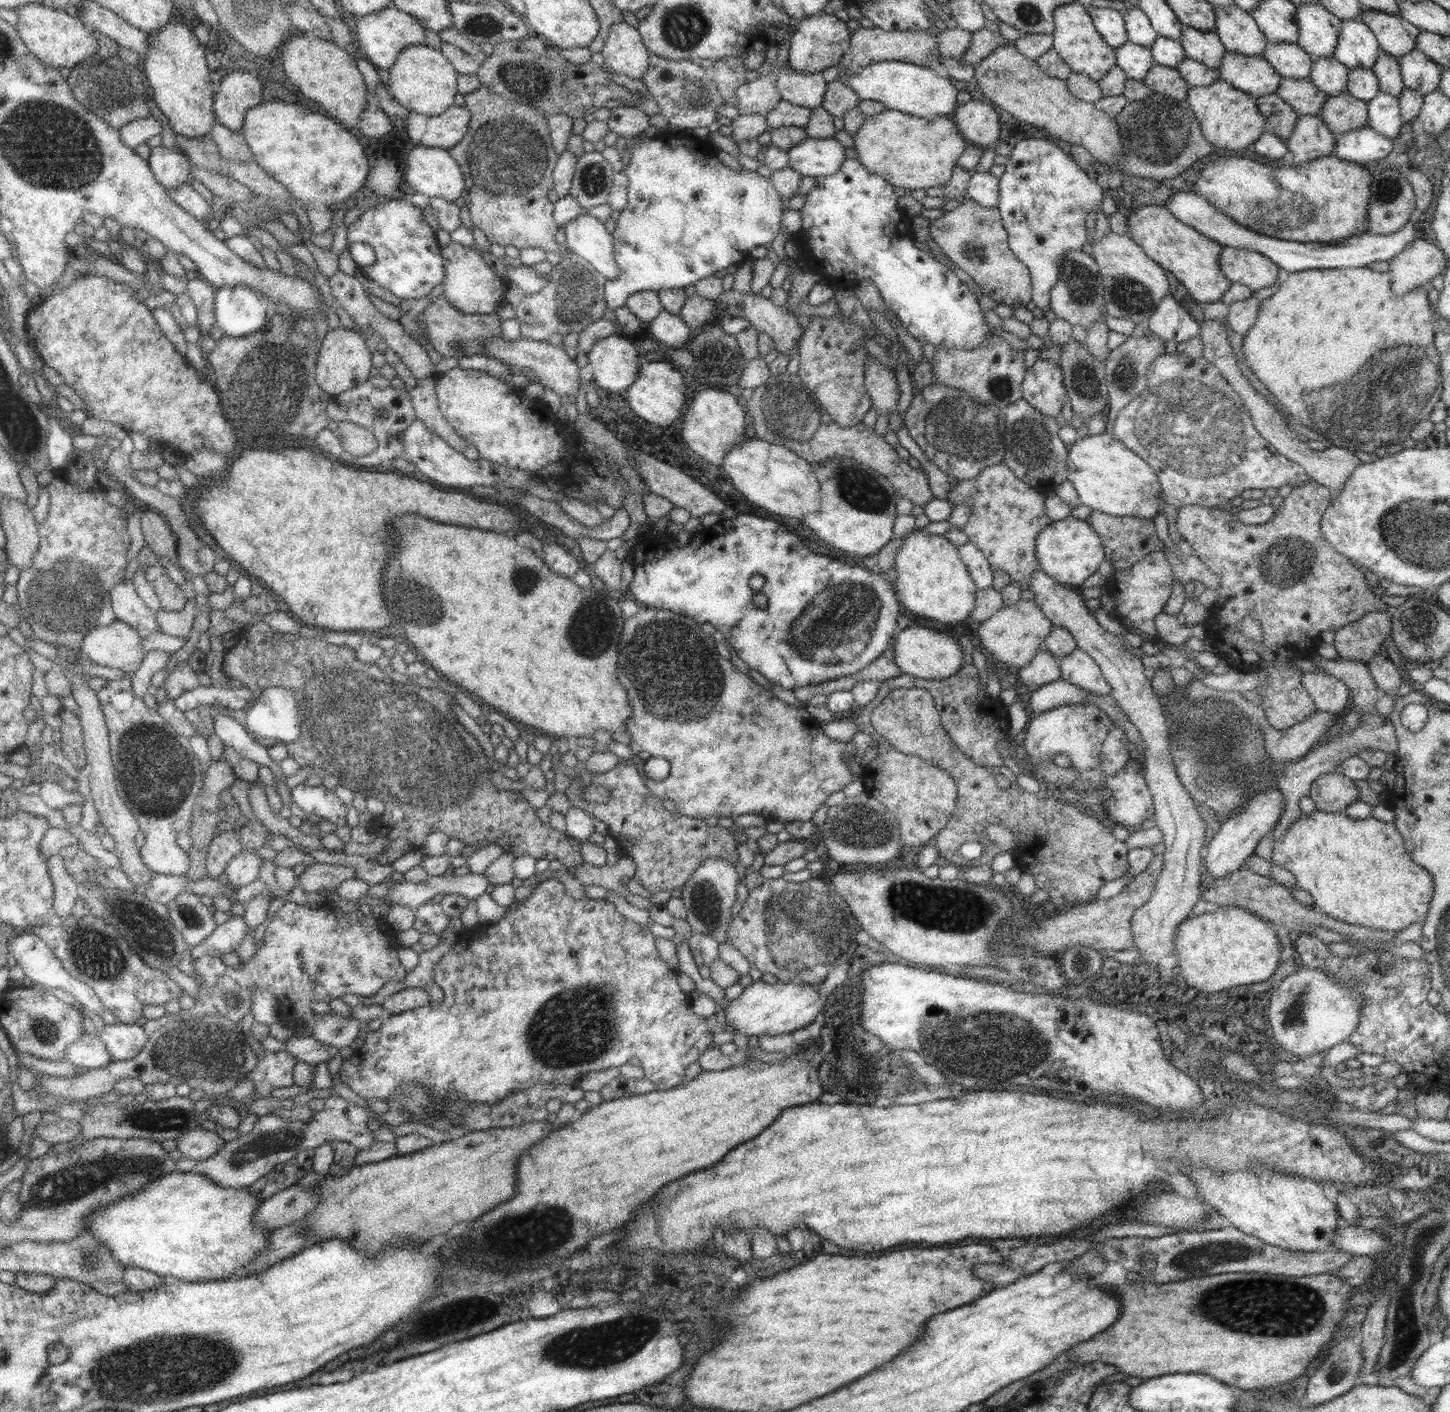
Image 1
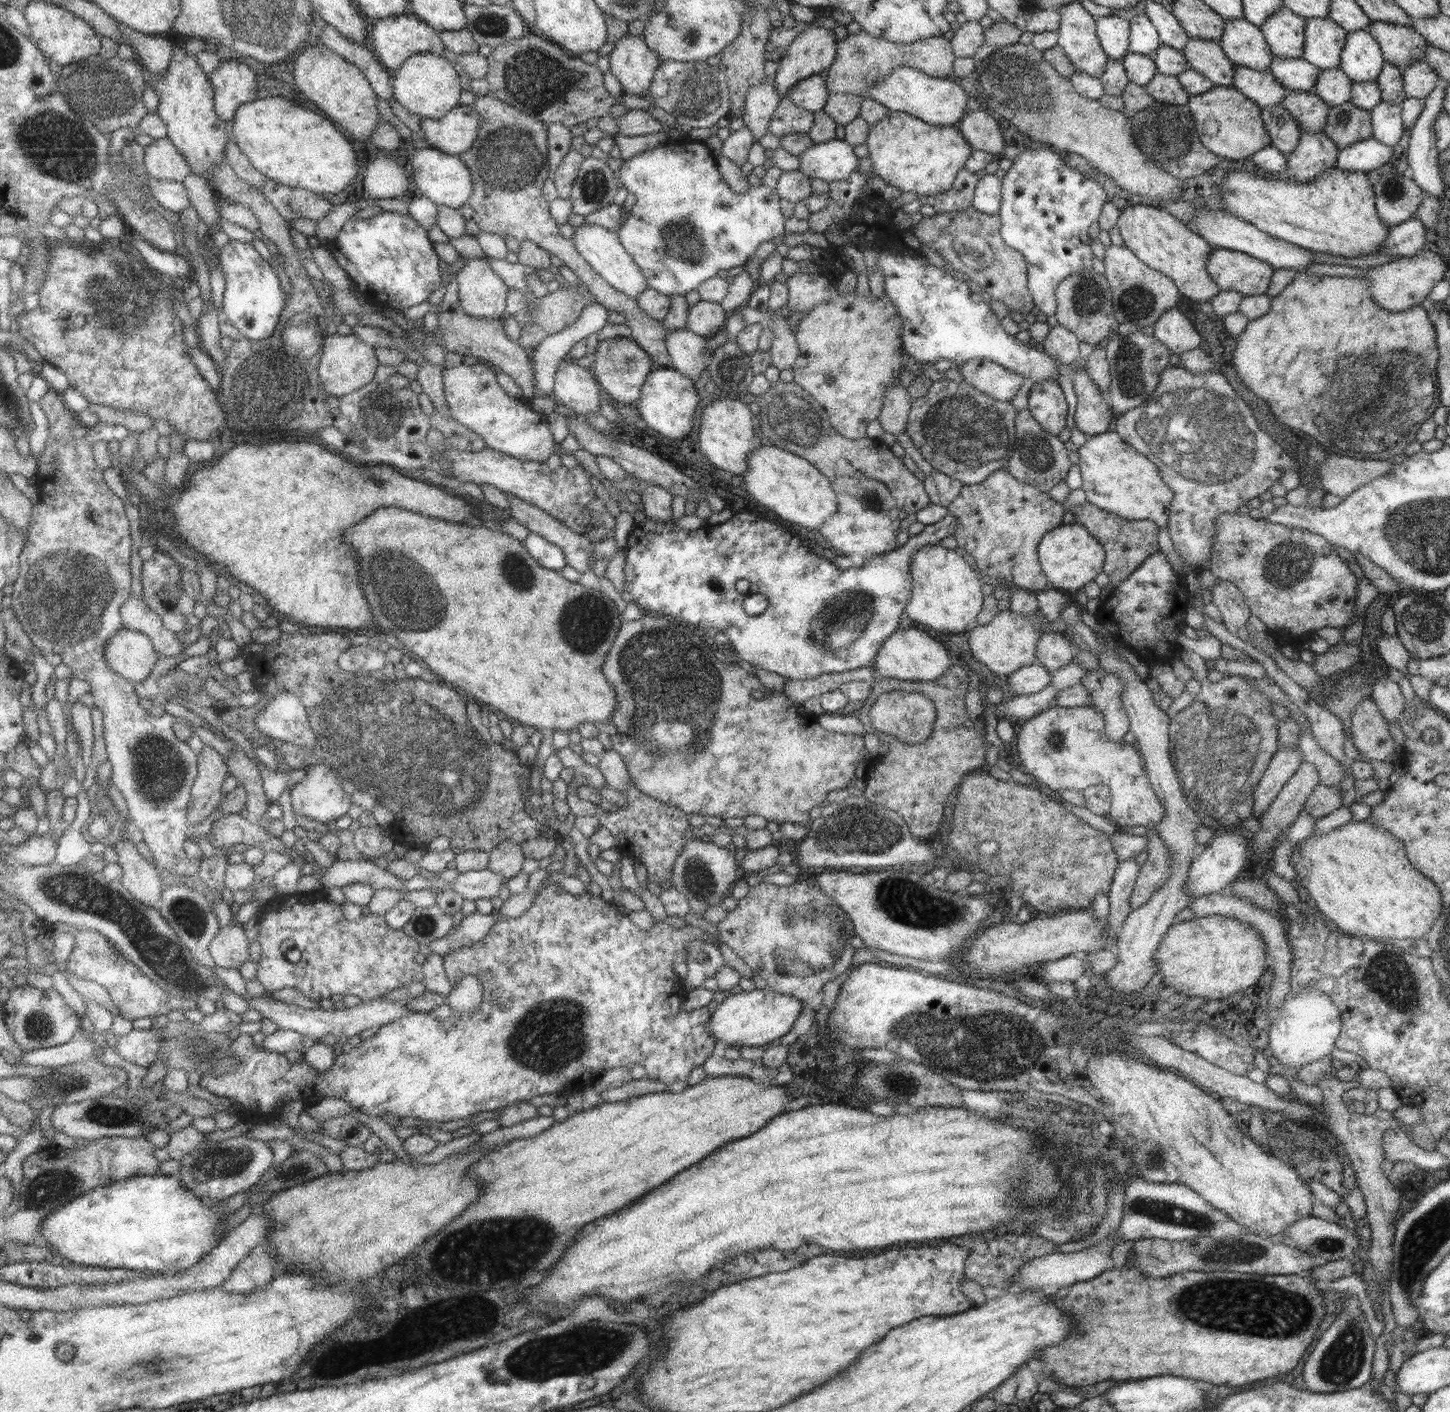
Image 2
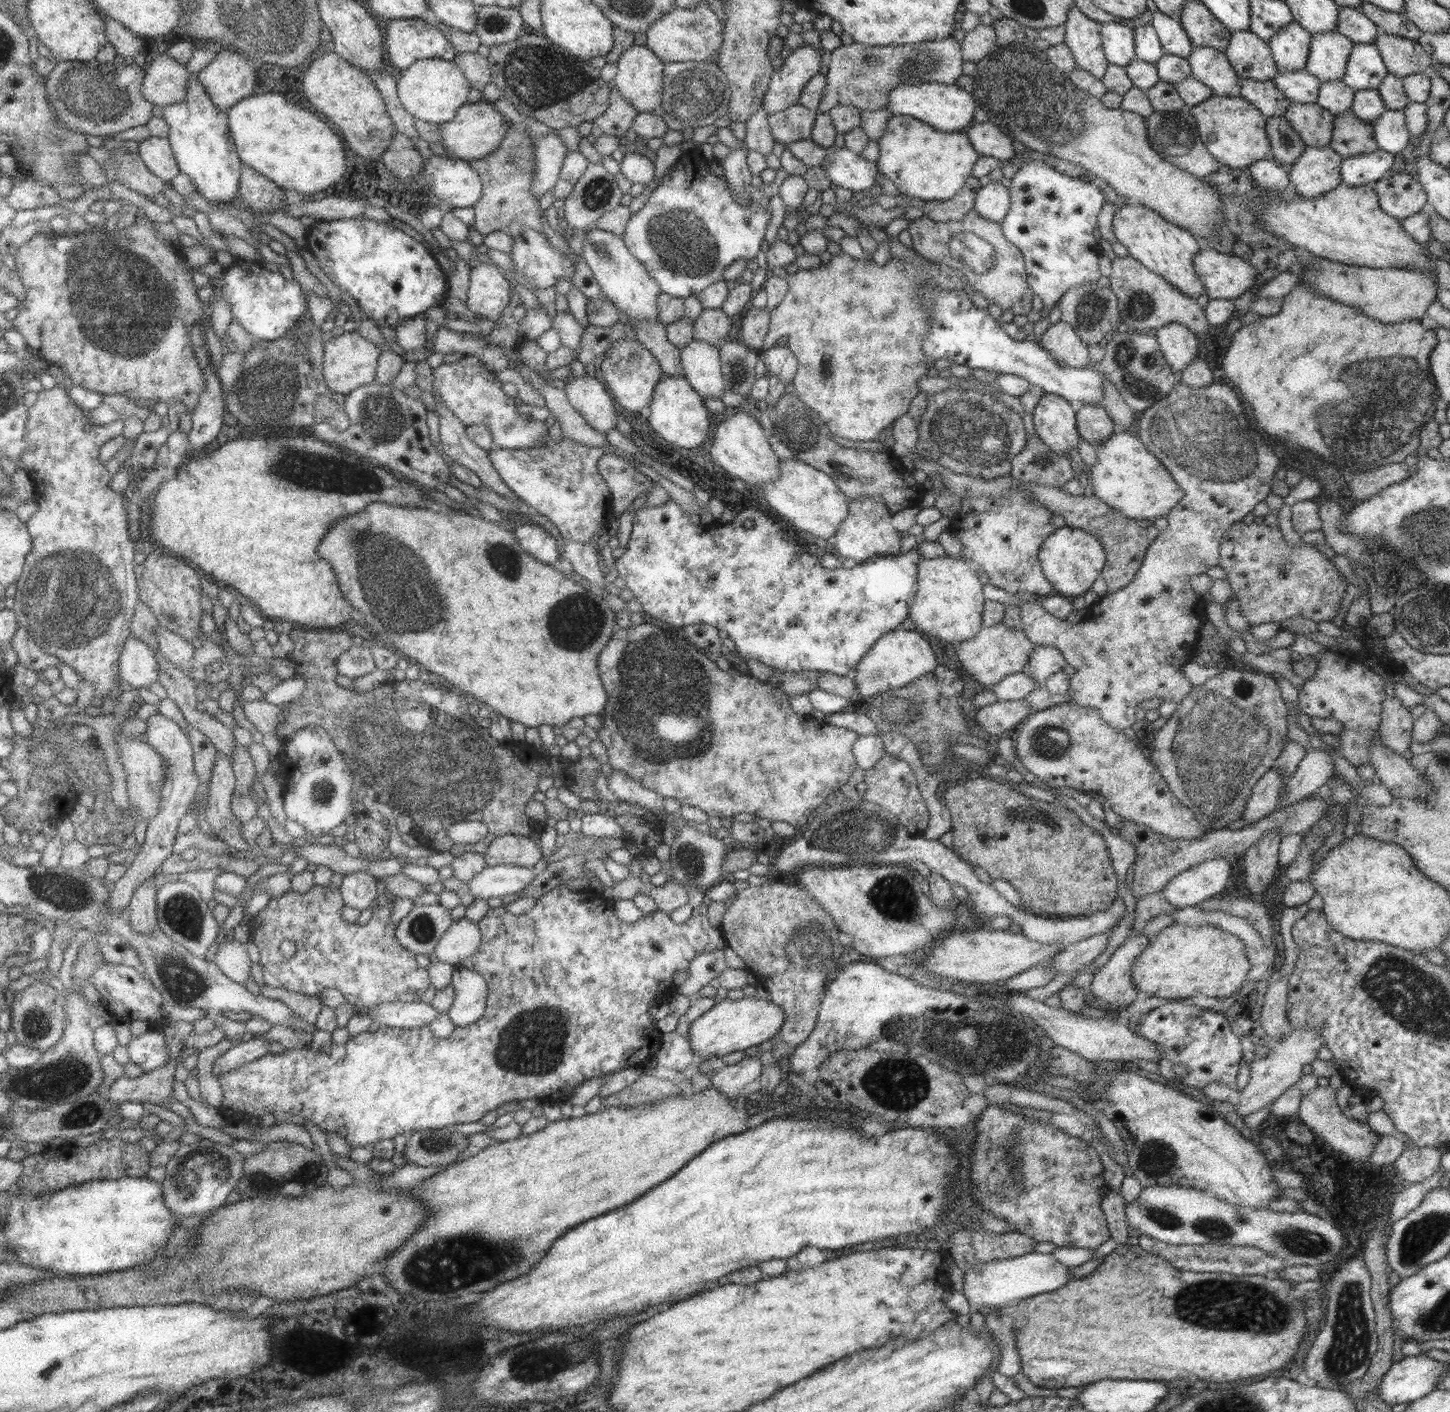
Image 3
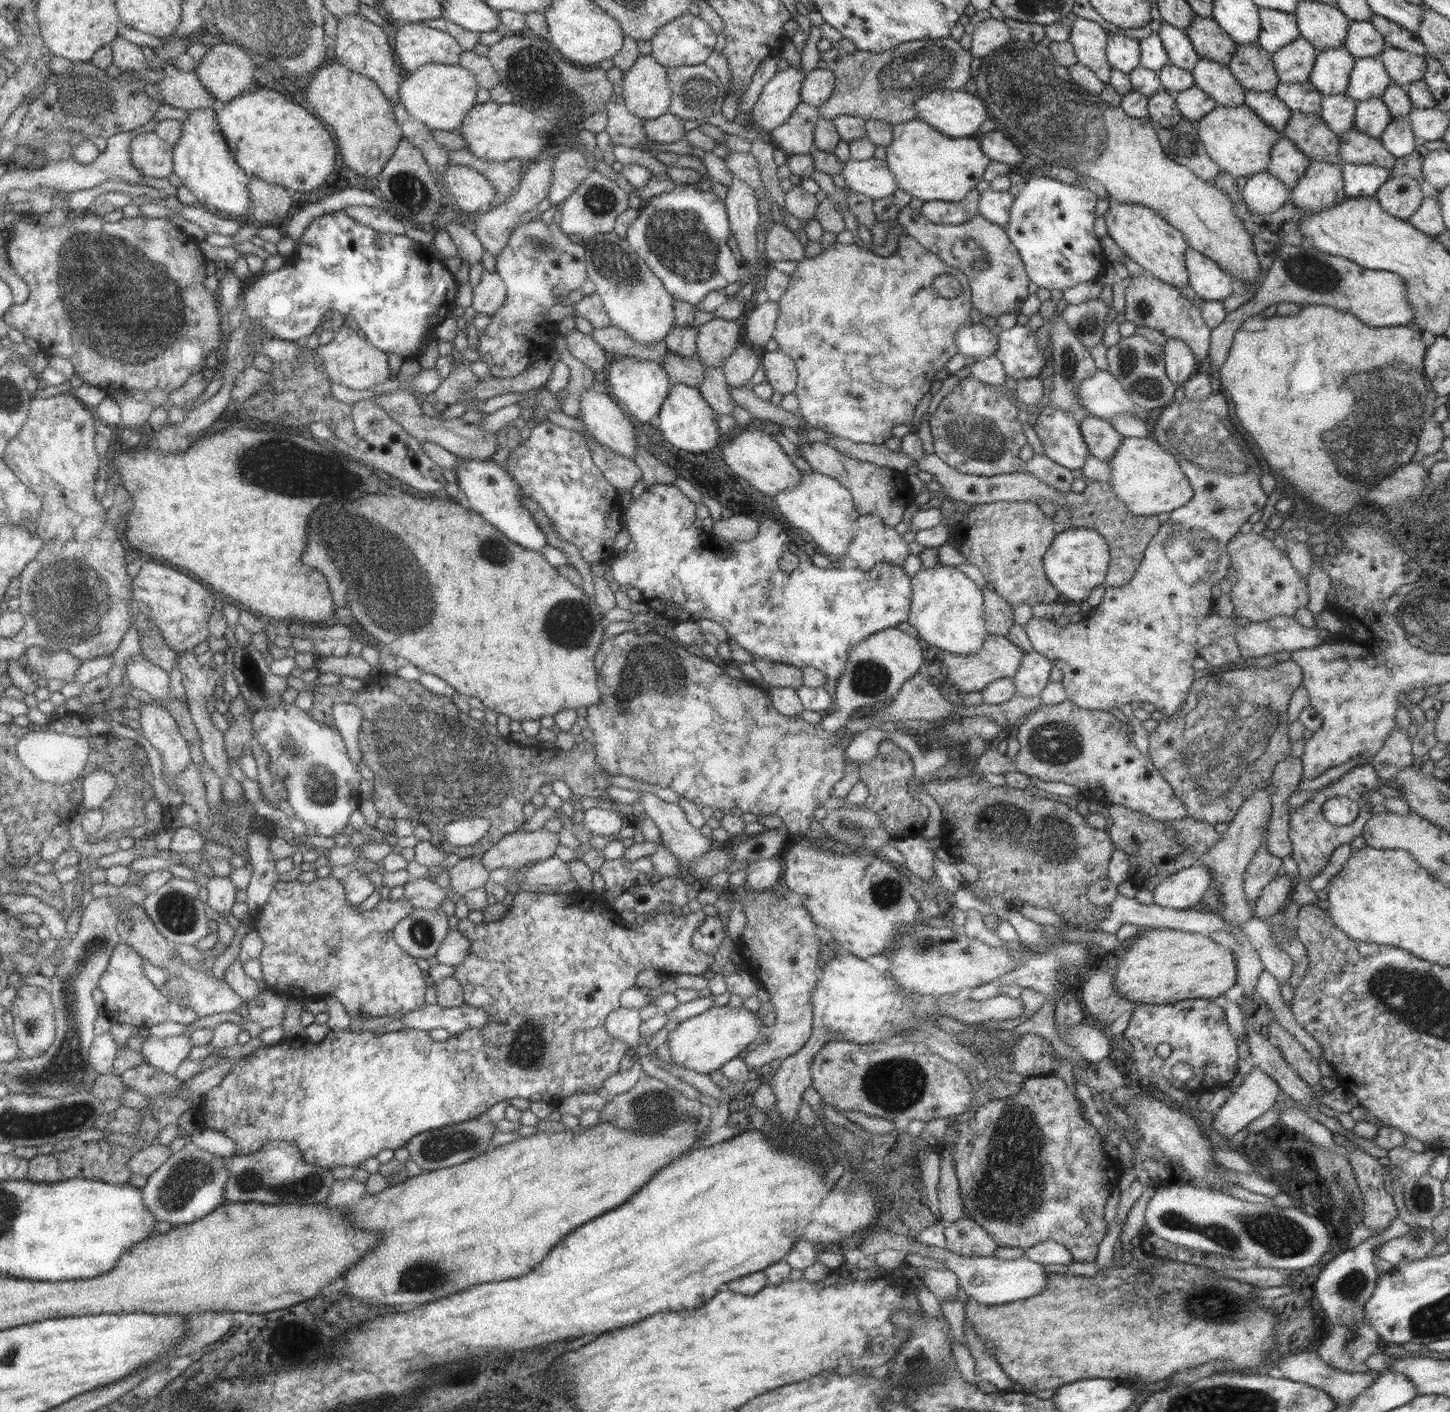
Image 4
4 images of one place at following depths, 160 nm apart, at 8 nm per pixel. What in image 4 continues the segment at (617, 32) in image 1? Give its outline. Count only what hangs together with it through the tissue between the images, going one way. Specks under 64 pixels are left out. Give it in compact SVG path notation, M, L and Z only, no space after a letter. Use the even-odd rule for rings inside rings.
M639 54L619 84L626 109L641 120L657 118L668 111L670 88L666 67L650 54Z

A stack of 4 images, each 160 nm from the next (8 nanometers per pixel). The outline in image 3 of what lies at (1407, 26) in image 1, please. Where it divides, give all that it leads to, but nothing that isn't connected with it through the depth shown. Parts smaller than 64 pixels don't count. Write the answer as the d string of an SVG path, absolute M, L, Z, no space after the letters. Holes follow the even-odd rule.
M1379 32L1374 45L1387 72L1397 78L1402 79L1410 74L1427 72L1433 63L1431 56L1421 48L1417 40Z

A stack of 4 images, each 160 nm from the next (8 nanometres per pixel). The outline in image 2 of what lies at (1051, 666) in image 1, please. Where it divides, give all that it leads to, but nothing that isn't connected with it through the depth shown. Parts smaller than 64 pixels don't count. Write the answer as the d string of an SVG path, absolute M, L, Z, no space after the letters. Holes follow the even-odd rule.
M1031 664L1006 675L1006 683L1014 695L1027 696L1050 684L1052 673L1039 664Z

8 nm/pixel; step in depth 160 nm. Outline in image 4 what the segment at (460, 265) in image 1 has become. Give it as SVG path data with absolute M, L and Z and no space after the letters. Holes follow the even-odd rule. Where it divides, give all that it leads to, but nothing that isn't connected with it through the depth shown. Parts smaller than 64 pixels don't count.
M483 269L479 283L472 289L471 308L474 308L477 314L490 317L504 303L505 297L506 288L500 276Z

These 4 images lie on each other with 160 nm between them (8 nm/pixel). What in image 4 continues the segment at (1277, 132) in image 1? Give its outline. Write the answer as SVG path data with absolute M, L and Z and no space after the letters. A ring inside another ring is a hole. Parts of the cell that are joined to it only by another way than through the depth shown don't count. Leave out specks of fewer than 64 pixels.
M1280 132L1280 139L1276 140L1269 153L1269 165L1265 171L1290 190L1297 184L1299 177L1303 176L1309 162L1307 156Z

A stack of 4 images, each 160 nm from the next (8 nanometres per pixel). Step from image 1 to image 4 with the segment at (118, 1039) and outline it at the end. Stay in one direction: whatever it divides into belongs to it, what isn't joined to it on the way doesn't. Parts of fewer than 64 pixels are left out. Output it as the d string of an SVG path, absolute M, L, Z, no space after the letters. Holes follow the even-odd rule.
M181 1033L167 1038L149 1035L143 1041L140 1053L144 1056L145 1063L173 1075L177 1065L189 1054L191 1047L187 1034Z

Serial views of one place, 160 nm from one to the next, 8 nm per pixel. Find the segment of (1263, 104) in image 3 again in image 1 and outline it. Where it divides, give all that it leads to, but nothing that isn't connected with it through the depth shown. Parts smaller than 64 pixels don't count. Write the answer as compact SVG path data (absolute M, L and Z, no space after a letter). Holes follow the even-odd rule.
M1225 52L1218 70L1218 78L1227 82L1233 88L1246 92L1253 98L1259 98L1272 92L1275 93L1281 77L1262 56L1243 56L1236 52Z

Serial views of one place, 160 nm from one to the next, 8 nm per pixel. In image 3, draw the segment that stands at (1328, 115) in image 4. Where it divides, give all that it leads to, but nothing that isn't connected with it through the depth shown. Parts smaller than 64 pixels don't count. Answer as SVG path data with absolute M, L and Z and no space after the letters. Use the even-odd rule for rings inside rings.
M1341 79L1321 82L1315 104L1337 116L1352 106L1355 91L1343 84Z

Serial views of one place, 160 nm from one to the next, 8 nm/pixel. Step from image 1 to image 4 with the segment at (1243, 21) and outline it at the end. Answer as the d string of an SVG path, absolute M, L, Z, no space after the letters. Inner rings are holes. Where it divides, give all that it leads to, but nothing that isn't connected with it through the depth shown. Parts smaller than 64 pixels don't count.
M1257 41L1237 44L1227 67L1244 91L1265 92L1274 90L1280 83L1271 55Z

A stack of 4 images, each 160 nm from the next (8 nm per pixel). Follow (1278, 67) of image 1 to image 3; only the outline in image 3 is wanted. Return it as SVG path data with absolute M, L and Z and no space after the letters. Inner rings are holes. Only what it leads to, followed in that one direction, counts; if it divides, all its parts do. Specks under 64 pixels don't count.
M1305 69L1277 71L1272 81L1287 100L1299 104L1315 102L1321 84L1319 79Z

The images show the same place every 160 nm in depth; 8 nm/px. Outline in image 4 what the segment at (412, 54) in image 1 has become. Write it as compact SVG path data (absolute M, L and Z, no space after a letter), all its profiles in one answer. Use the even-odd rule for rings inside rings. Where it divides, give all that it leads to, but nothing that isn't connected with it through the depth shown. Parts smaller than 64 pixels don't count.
M433 64L420 66L415 72L405 74L398 83L400 104L415 120L422 122L431 130L446 130L457 133L463 119L474 106L477 81L466 68L458 64Z

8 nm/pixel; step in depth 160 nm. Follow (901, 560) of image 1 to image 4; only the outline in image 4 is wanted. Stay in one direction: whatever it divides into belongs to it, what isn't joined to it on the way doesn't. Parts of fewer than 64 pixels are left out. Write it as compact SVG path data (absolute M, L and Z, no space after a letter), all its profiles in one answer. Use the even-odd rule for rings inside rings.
M936 564L933 568L919 570L910 578L912 597L907 622L917 630L917 637L929 646L957 656L975 654L983 644L987 632L985 630L984 606L982 592L979 587L955 566Z

